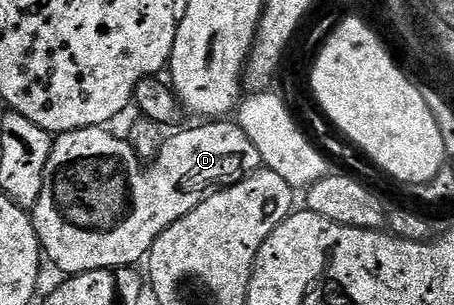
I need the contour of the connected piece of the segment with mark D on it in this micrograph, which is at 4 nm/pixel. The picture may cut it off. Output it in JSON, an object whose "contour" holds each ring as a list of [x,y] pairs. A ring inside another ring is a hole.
{"contour":[[[202,121],[199,127],[178,131],[163,142],[158,156],[144,166],[125,138],[117,139],[106,127],[69,131],[54,139],[54,148],[44,169],[40,201],[32,209],[34,228],[45,258],[69,277],[89,271],[112,271],[115,267],[134,267],[149,256],[152,245],[180,217],[192,213],[209,195],[236,185],[262,167],[256,145],[234,121]]]}

